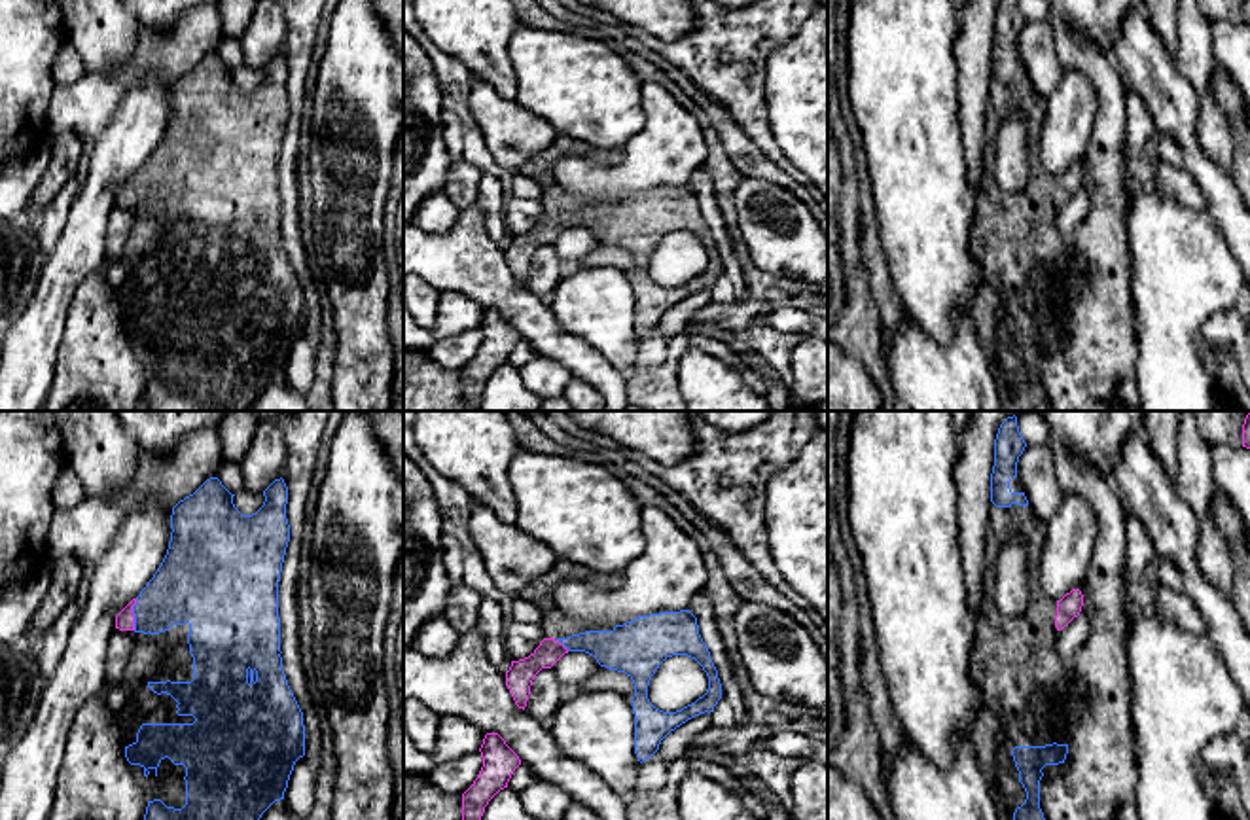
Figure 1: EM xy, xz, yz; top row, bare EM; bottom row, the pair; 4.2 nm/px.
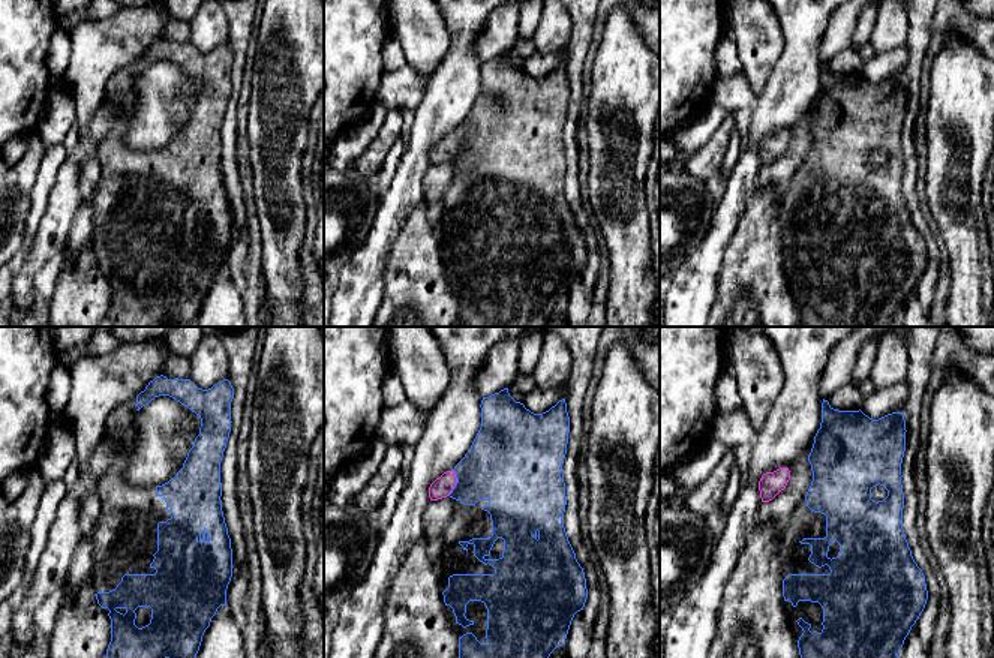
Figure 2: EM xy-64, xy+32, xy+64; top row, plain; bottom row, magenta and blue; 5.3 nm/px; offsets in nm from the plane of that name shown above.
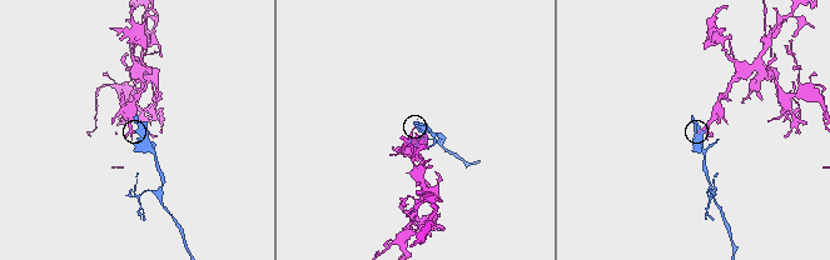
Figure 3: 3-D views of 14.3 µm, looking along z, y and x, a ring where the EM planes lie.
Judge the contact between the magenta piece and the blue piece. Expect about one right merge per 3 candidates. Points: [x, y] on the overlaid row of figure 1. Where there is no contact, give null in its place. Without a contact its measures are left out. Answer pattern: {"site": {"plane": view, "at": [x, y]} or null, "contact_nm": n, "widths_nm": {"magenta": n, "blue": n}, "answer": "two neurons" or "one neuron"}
{"site": {"plane": "xy", "at": [133, 614]}, "contact_nm": 140, "widths_nm": {"magenta": 80, "blue": 280}, "answer": "one neuron"}

